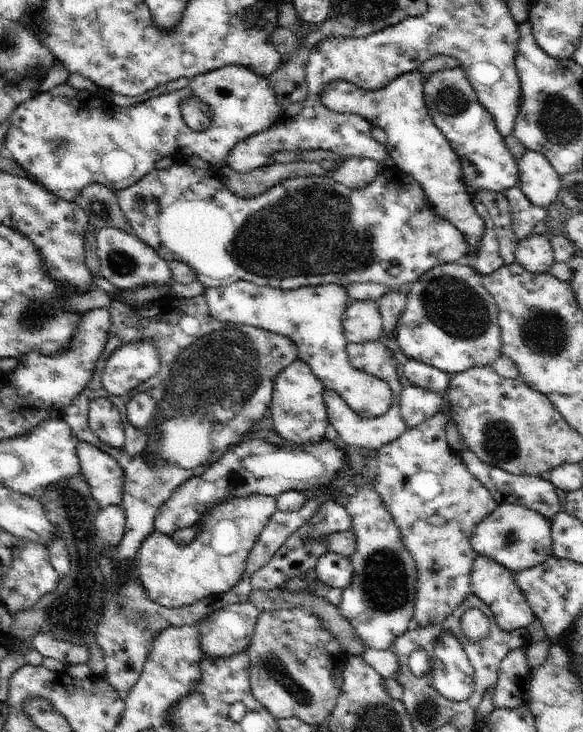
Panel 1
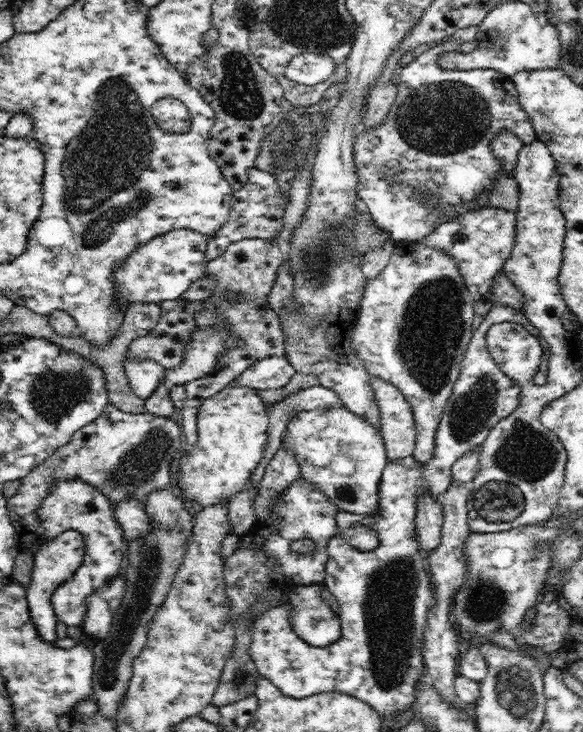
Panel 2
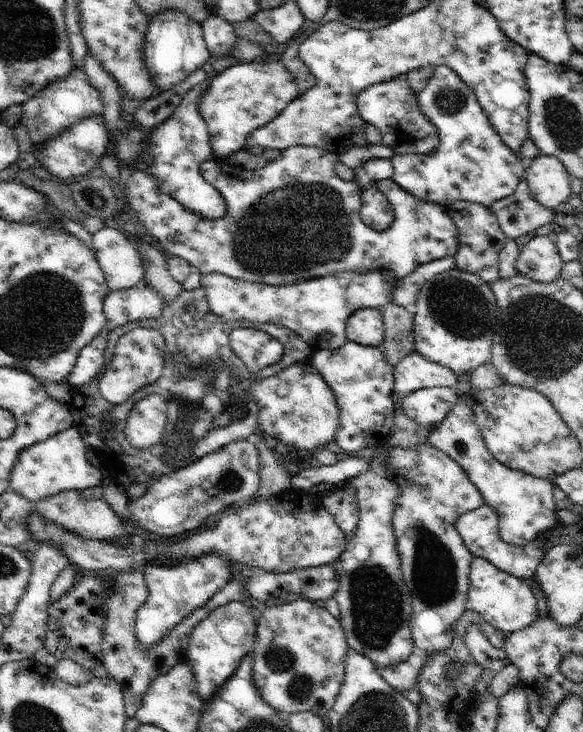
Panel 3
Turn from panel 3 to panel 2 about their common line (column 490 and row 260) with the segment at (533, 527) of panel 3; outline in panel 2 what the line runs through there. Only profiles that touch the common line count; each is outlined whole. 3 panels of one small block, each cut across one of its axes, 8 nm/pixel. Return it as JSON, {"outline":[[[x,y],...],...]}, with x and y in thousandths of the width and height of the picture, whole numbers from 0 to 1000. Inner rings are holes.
{"outline":[[[828,281],[820,287],[806,287],[772,298],[741,314],[731,325],[717,332],[751,339],[775,351],[786,361],[786,370],[796,378],[799,393],[815,413],[837,410],[837,402],[847,391],[847,377],[863,366],[864,358],[875,352],[875,344],[885,333],[885,288]]]}

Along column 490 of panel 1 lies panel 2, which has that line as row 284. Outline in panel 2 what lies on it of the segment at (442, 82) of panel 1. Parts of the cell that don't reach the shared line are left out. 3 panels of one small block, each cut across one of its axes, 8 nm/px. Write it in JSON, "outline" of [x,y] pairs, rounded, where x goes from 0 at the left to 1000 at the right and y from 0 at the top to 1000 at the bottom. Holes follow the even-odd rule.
{"outline":[[[298,311],[237,336],[196,369],[196,411],[221,418],[228,413],[276,414],[305,407],[350,376],[355,331],[357,324],[345,317],[324,311]]]}

